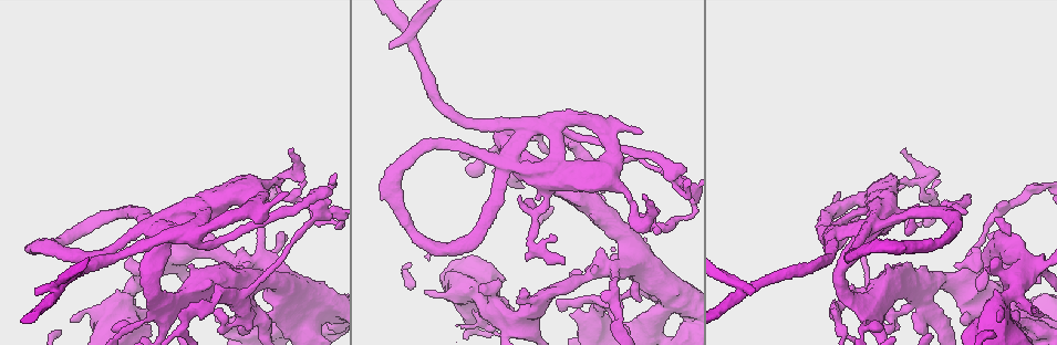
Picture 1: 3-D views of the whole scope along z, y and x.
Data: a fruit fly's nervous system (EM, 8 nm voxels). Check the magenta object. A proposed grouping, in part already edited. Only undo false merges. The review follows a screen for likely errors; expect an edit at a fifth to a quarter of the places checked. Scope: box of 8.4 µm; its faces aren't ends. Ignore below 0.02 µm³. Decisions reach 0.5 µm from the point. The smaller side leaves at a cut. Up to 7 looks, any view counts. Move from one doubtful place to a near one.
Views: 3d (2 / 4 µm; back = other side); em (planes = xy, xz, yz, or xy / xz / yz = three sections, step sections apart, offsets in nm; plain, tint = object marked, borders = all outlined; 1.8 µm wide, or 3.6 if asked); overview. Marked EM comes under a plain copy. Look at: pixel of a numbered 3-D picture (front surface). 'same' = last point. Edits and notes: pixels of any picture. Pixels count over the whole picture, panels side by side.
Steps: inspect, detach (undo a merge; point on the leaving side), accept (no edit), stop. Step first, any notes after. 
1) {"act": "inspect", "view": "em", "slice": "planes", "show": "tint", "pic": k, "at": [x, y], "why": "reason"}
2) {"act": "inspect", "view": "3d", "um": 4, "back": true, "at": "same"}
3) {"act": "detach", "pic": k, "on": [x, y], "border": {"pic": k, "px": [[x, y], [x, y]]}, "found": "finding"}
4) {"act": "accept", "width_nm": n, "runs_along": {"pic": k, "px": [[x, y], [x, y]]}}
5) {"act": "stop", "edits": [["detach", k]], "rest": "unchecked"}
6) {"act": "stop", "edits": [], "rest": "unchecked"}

{"act": "inspect", "view": "em", "slice": "planes", "show": "tint", "pic": 1, "at": [314, 196], "why": "arms part here"}

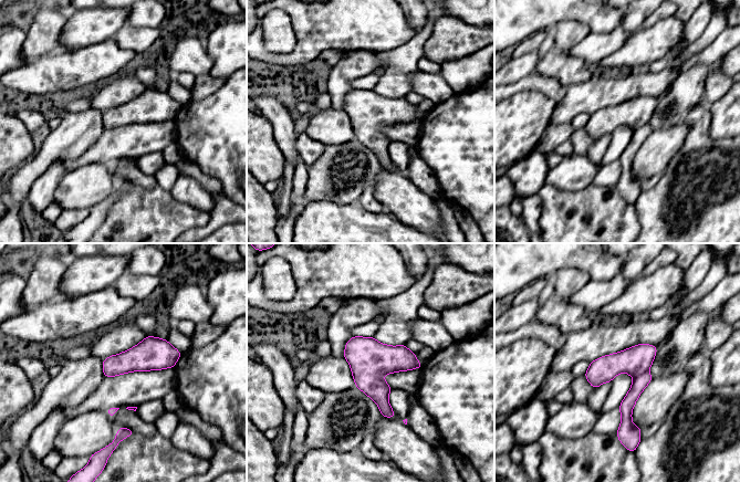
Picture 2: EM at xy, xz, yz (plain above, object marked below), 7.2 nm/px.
{"act": "accept", "runs_along": {"pic": 2, "px": [[650, 347], [624, 433]]}, "found": "all the same cell"}

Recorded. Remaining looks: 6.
{"act": "inspect", "view": "3d", "um": 4, "pic": 1, "at": [504, 158], "why": "four or more arms meet"}

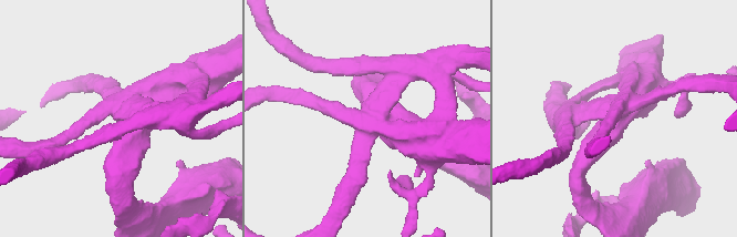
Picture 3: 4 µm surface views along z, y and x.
{"act": "inspect", "view": "em", "slice": "planes", "show": "tint", "pic": 3, "at": [615, 112], "why": "shape alone is not enough"}

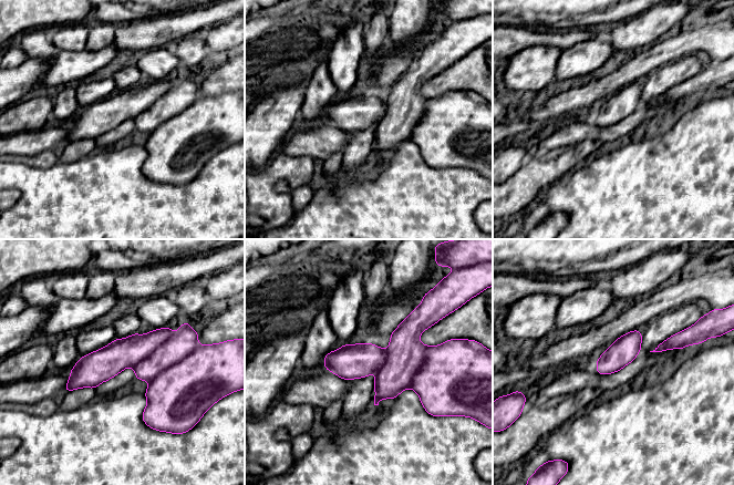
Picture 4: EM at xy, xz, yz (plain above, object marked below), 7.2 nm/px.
{"act": "accept", "width_nm": 190, "found": "all the same cell"}

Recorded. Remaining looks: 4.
{"act": "inspect", "view": "3d", "um": 4, "pic": 1, "at": [234, 303], "why": "looks like a crossing"}

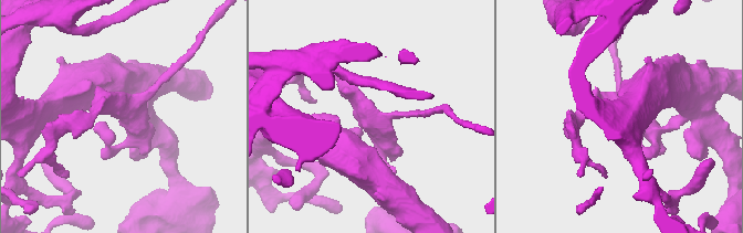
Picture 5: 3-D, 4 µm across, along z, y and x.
{"act": "inspect", "view": "em", "um": 3.6, "slice": "planes", "show": "tint", "pic": 5, "at": [128, 112], "arms": 4, "why": "shape alone is not enough"}

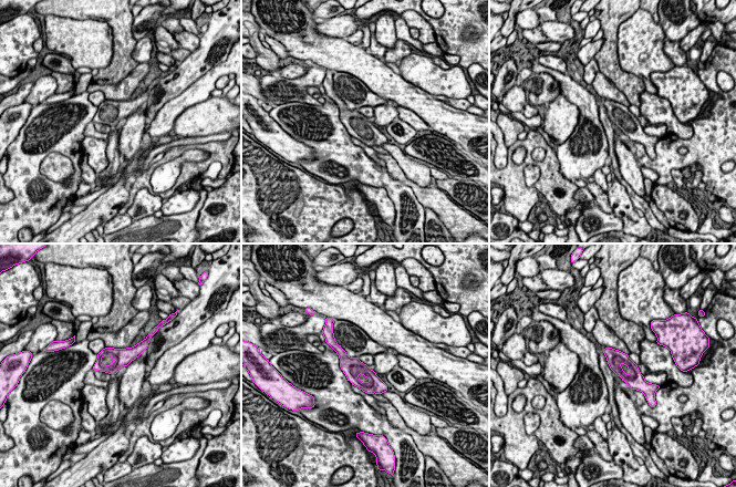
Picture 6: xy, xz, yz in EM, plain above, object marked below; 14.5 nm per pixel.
{"act": "accept", "runs_along": {"pic": 6, "px": [[142, 348], [113, 368], [96, 368]]}, "found": "one cell here"}

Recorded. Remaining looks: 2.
{"act": "stop", "edits": [], "rest": "unchecked"}

